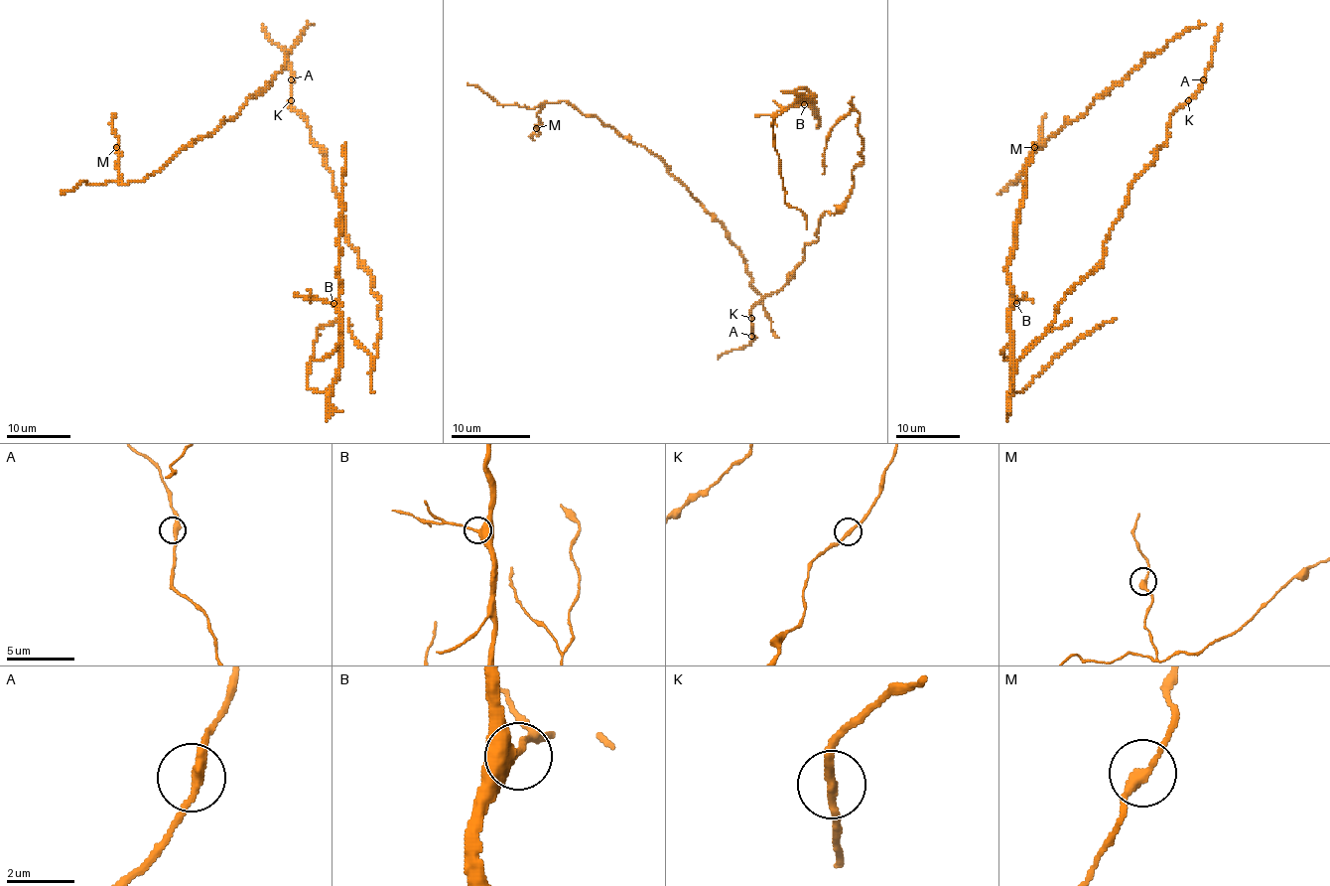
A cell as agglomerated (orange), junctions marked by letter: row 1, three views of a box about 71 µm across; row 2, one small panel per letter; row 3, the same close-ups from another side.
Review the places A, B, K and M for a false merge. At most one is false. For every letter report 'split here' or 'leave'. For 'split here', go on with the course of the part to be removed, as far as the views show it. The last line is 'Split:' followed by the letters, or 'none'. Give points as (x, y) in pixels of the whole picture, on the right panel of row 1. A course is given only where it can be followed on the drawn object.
A: leave
B: leave
K: leave
M: split here; foreign part runs (1035, 147), (1016, 184), (1012, 180), (1043, 145), (1122, 82), (1142, 59), (1204, 24)
Split: M

